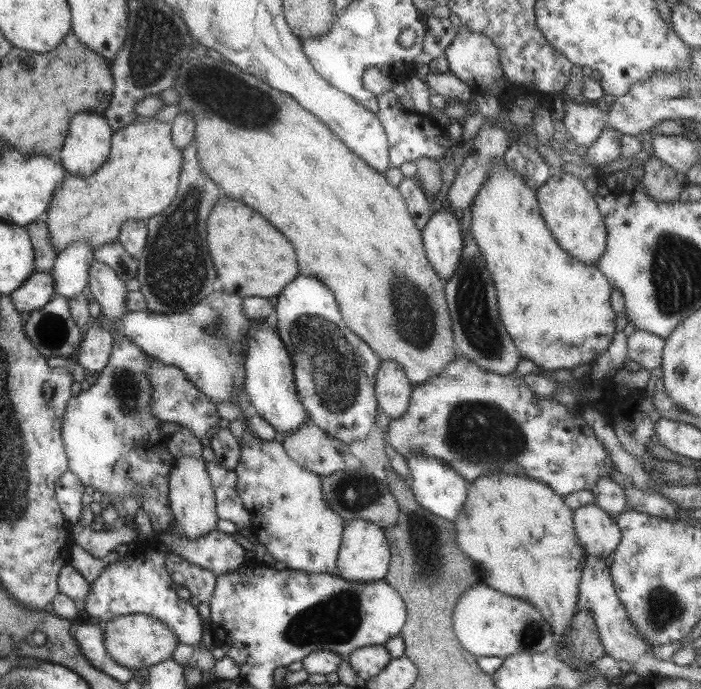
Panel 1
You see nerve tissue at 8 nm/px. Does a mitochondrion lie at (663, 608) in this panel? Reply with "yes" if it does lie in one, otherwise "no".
yes

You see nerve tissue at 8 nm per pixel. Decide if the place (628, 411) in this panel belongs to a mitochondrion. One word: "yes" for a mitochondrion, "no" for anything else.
no

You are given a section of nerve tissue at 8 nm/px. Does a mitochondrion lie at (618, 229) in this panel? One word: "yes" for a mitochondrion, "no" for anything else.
no

